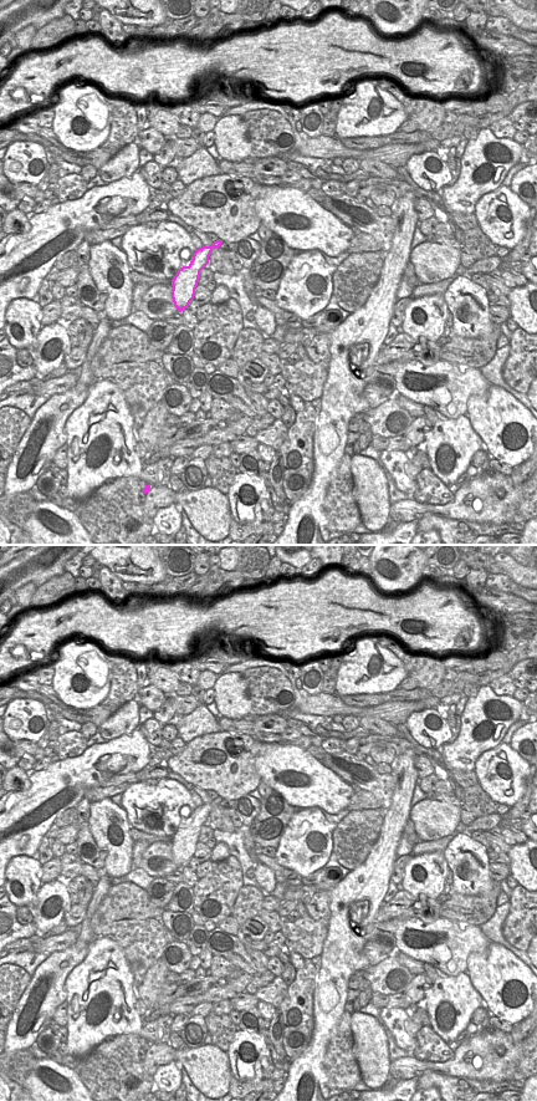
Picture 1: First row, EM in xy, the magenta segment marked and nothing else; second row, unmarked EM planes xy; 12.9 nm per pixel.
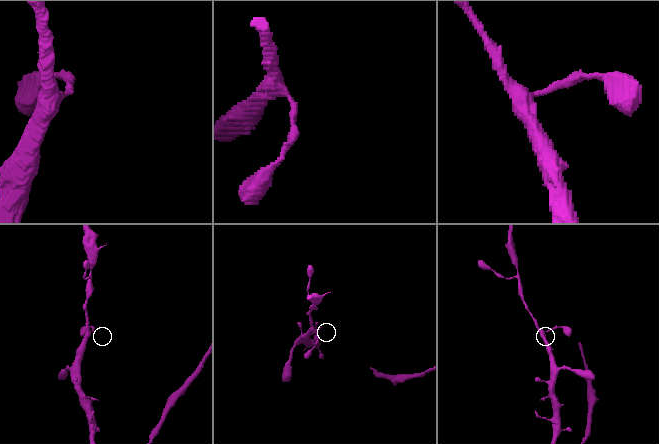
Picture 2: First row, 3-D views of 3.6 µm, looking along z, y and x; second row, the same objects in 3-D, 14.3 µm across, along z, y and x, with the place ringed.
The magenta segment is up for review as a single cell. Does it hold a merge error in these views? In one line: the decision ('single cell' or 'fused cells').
single cell

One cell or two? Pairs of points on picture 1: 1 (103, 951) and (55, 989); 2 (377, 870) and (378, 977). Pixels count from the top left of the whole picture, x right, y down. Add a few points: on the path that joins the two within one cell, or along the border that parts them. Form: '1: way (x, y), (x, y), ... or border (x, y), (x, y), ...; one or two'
1: border (85, 958), (66, 979), (65, 1000); two
2: border (368, 966), (363, 970); two

